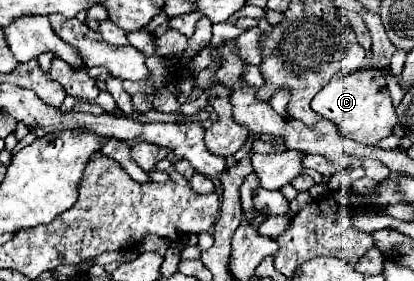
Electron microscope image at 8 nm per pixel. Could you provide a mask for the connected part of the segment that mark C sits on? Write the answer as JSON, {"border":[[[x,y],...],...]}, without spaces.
{"border":[[[361,68],[351,74],[337,74],[327,86],[317,92],[317,96],[311,100],[311,108],[323,118],[335,122],[345,138],[361,142],[365,146],[377,146],[377,142],[387,138],[397,124],[397,114],[389,98],[385,74],[375,68]]]}

